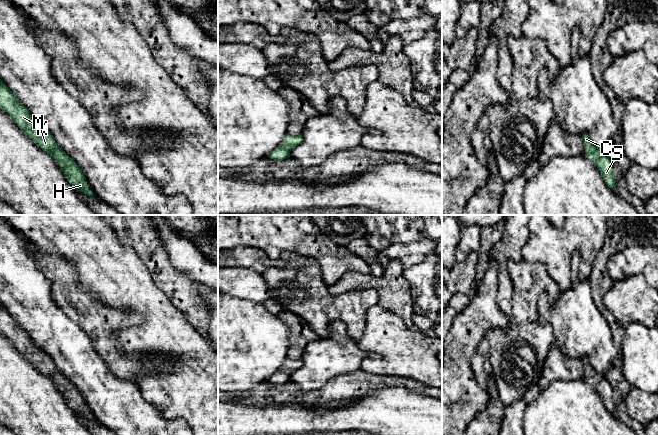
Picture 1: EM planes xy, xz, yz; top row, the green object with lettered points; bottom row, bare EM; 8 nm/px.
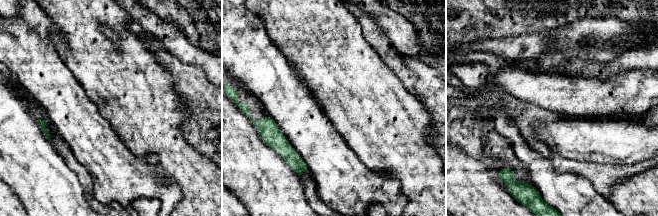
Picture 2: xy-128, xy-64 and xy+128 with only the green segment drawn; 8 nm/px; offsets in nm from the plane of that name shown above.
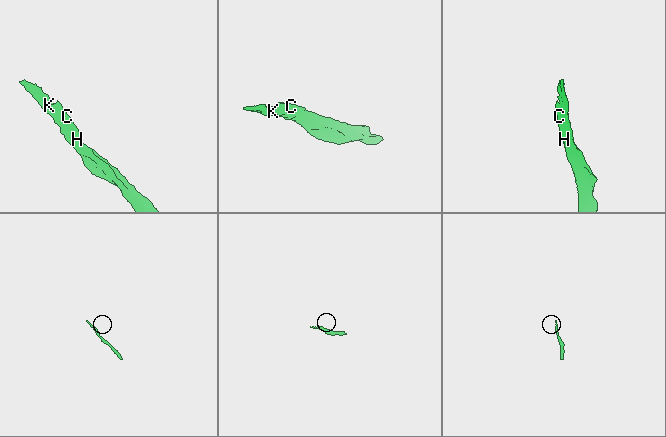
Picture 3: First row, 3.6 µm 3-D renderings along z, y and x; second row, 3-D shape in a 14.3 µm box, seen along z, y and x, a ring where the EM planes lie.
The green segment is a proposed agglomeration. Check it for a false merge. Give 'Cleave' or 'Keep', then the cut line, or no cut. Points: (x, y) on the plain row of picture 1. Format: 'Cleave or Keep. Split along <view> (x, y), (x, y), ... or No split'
Keep. No split

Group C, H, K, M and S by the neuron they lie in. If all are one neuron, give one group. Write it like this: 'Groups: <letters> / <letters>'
Groups: C H K M S

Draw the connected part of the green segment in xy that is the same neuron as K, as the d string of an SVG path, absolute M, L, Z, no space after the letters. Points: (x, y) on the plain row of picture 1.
M1 304L0 332L14 343L15 348L33 367L56 385L76 416L82 415L88 420L93 420L80 391L57 369L51 356L33 342L27 332Z

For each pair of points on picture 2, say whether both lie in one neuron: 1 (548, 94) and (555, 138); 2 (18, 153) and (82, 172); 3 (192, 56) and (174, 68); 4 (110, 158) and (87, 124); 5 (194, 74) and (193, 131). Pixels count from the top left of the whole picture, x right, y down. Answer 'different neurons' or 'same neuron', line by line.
1: different neurons
2: different neurons
3: different neurons
4: same neuron
5: same neuron

